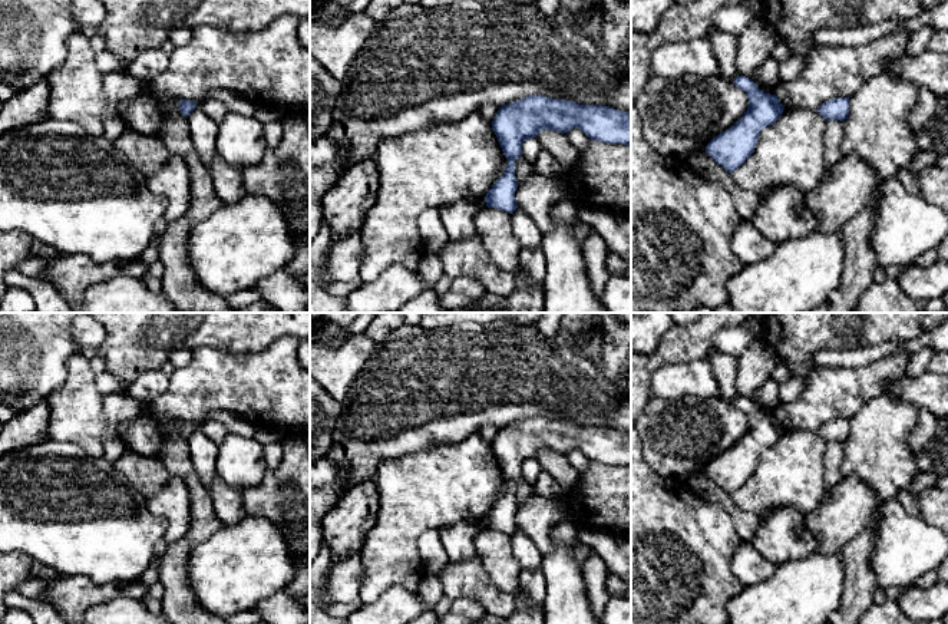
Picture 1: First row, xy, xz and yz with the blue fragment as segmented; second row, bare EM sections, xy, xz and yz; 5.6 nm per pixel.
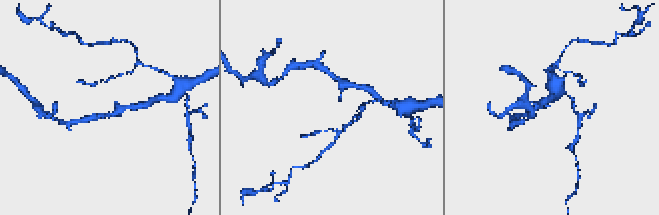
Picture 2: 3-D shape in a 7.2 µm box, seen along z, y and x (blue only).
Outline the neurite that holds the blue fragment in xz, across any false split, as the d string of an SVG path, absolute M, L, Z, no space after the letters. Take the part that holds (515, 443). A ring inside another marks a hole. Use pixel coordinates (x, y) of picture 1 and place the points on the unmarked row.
M531 416L501 427L490 446L508 479L508 488L488 512L485 522L488 529L498 529L509 535L518 529L515 482L522 476L522 465L536 459L541 452L567 455L578 449L597 463L631 468L631 435L610 427L579 426L542 416Z

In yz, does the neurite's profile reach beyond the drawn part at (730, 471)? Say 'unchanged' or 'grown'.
unchanged

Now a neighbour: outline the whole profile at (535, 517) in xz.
M532 495L526 502L518 506L515 522L538 547L542 555L552 548L549 529L565 519L559 504Z

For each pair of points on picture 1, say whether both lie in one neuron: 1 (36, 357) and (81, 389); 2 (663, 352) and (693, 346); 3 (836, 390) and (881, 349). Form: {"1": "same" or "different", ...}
{"1": "different", "2": "same", "3": "different"}

